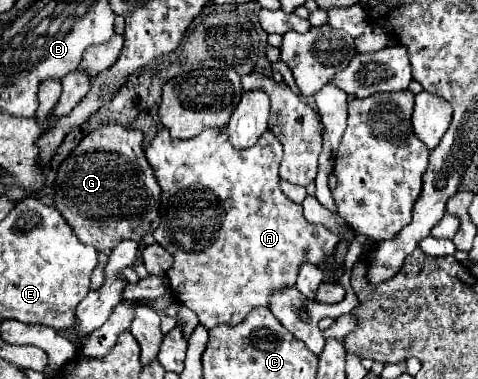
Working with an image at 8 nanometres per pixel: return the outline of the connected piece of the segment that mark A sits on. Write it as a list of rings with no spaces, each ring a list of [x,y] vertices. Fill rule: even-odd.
[[[227,127],[205,129],[189,141],[175,141],[163,129],[145,147],[145,155],[161,185],[161,217],[153,237],[173,255],[173,265],[167,269],[171,293],[181,305],[193,309],[207,329],[219,323],[241,323],[255,307],[269,307],[269,295],[295,285],[303,261],[309,259],[319,267],[339,243],[339,237],[325,225],[307,223],[303,207],[281,191],[279,163],[283,147],[269,129],[249,149],[233,147]]]

